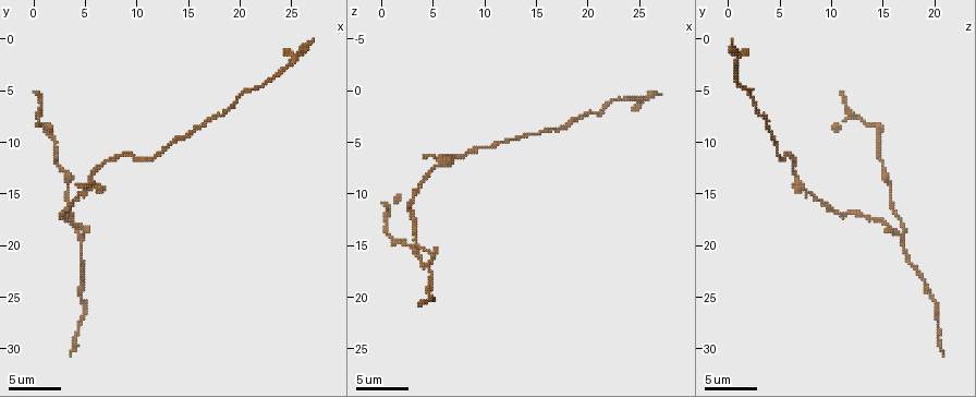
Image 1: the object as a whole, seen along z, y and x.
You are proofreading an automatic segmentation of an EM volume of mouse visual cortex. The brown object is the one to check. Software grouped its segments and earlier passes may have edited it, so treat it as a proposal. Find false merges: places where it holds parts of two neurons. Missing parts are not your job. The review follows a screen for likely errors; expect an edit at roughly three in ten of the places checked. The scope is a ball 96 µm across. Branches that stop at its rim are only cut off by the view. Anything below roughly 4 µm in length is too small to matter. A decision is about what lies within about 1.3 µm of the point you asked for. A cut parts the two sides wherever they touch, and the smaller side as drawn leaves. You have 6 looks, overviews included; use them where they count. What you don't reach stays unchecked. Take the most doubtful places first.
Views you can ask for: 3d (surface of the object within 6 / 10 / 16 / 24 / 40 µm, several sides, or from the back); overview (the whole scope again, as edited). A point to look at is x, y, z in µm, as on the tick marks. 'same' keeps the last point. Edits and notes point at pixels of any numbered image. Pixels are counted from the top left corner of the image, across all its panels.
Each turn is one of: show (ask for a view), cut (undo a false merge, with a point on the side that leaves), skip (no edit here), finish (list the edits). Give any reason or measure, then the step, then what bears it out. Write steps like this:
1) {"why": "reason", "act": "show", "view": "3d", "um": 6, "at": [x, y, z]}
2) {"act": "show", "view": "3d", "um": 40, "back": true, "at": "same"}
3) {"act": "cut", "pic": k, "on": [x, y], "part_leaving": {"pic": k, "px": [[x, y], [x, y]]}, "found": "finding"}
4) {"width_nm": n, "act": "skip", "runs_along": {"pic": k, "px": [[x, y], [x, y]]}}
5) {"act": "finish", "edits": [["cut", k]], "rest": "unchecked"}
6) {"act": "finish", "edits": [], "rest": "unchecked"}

{"why": "small branch off a trunk", "act": "show", "view": "3d", "um": 10, "at": [4.6, 18.8, 17.0]}

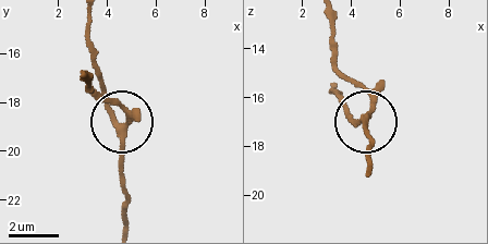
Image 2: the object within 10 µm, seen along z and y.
{"why": "other side", "act": "show", "view": "3d", "um": 10, "back": true, "at": "same"}

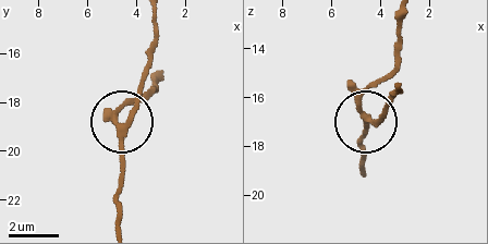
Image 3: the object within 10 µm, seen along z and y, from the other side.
{"arms": 3, "act": "skip", "found": "continuous, no second neuron"}

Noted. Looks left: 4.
{"why": "side arm on a straight run", "act": "show", "view": "3d", "um": 10, "at": [5.4, 13.4, 6.4]}

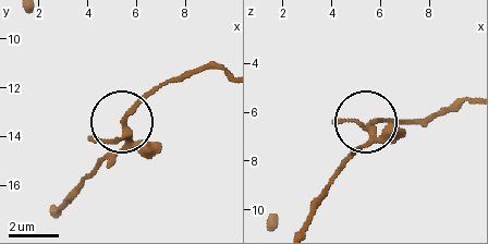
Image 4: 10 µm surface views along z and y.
{"act": "skip", "found": "one neuron here"}

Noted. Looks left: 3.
{"why": "narrows sharply", "act": "show", "view": "3d", "um": 16, "at": [2.4, 12.4, 15.0]}

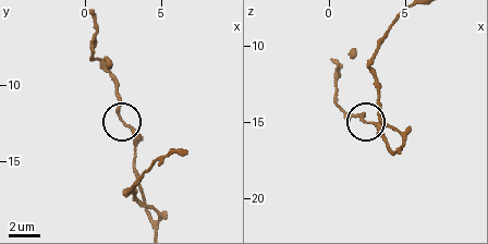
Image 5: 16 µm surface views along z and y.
{"act": "skip", "found": "one neuron here"}

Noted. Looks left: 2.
{"act": "finish", "edits": [], "rest": "unchecked"}

